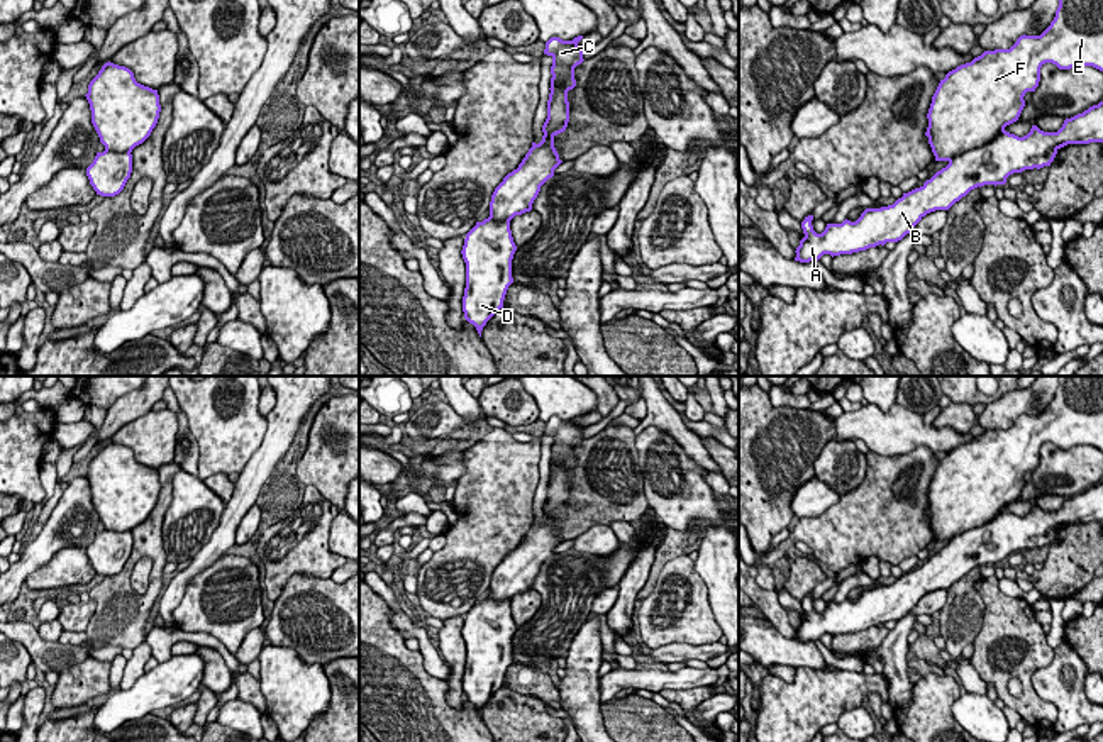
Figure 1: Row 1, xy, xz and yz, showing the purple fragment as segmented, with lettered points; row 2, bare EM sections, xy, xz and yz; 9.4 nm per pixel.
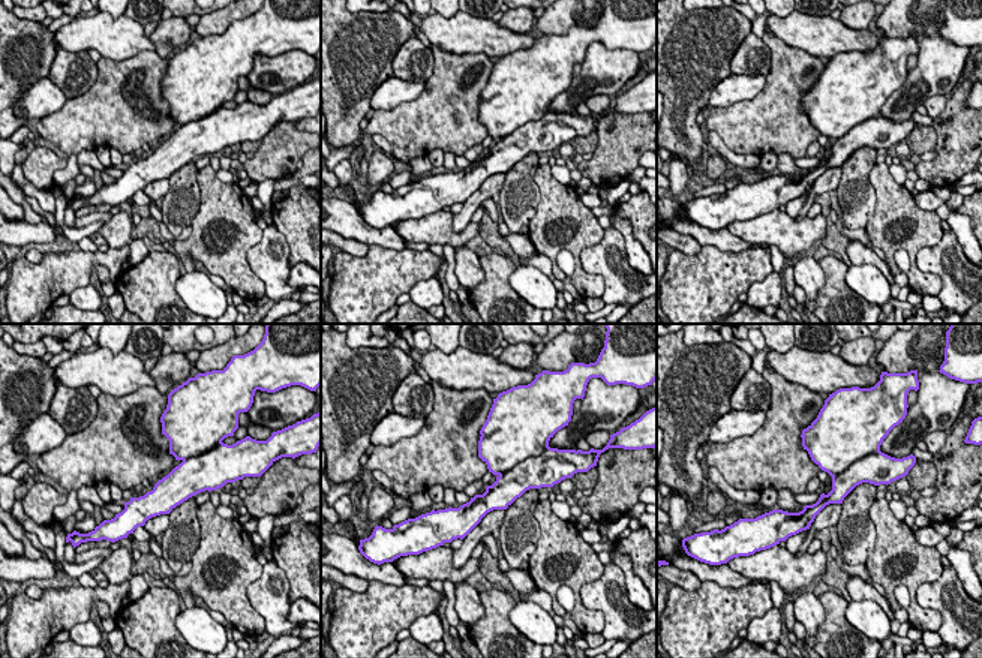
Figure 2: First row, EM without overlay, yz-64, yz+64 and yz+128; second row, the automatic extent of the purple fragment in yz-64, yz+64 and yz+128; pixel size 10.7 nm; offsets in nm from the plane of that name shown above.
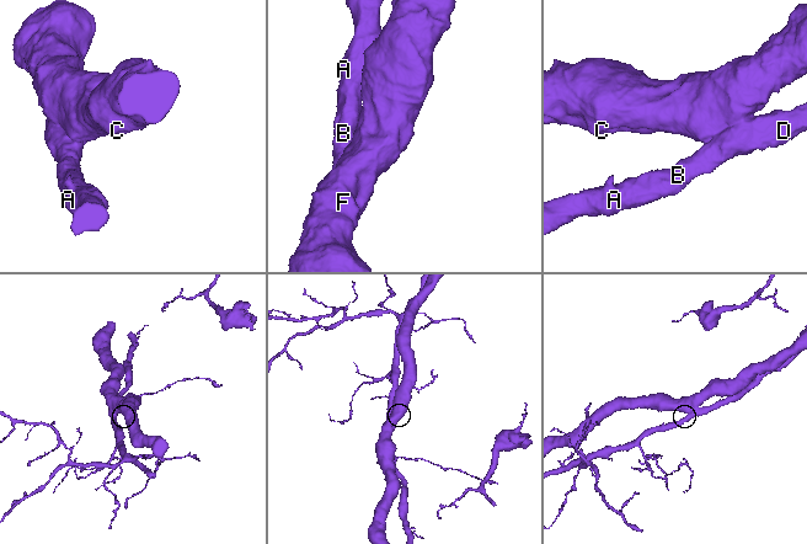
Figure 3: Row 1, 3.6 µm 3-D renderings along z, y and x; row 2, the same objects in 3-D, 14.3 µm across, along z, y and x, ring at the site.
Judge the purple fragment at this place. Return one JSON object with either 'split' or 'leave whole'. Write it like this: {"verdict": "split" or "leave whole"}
{"verdict": "leave whole"}

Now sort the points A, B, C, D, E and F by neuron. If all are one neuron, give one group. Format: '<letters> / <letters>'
A B C D E F

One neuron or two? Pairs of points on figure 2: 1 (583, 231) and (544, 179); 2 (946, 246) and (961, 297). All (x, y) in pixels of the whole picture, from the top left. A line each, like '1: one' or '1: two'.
1: one
2: one

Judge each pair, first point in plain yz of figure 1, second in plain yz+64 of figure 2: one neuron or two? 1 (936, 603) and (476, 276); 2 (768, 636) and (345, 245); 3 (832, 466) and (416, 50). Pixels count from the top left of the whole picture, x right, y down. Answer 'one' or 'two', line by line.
1: one
2: two
3: one

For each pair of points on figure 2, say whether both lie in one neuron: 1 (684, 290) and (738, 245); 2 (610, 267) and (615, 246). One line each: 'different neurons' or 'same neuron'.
1: different neurons
2: same neuron

